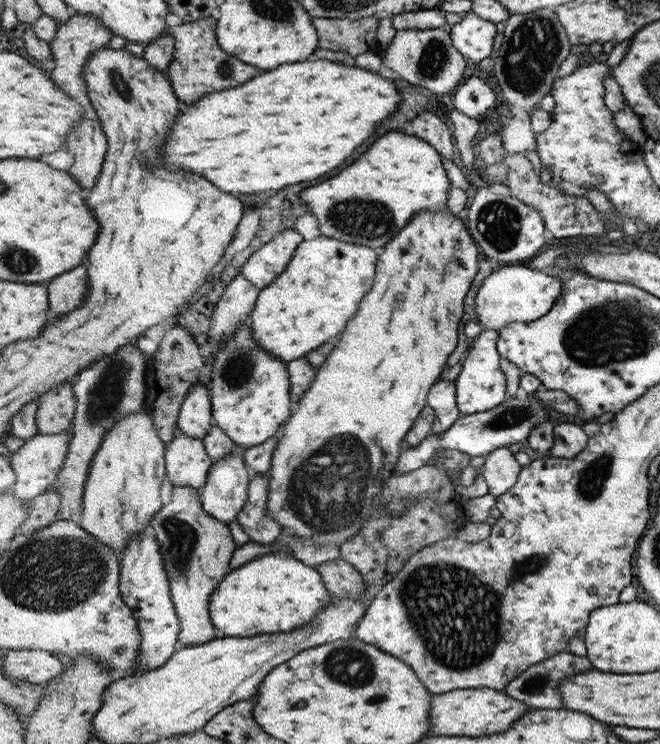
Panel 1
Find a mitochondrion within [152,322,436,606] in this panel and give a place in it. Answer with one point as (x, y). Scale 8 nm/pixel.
(322, 494)

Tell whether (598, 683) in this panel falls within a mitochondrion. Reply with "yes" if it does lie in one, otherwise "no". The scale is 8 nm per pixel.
no

